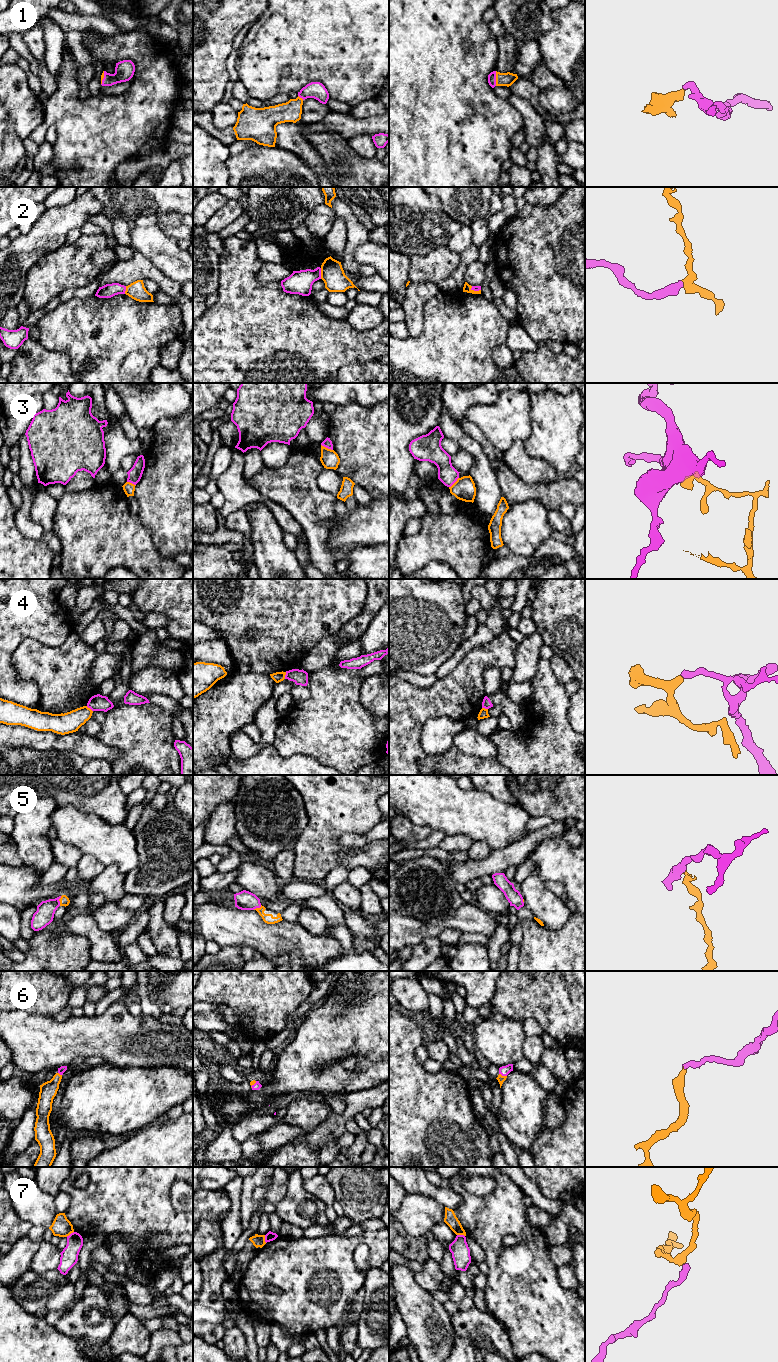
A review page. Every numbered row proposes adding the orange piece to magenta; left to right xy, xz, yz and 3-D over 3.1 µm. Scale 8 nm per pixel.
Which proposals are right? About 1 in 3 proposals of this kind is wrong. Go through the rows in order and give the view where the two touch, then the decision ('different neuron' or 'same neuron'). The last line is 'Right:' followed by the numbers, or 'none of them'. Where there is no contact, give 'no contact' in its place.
1: contact in yz; same neuron
2: contact in xz; different neuron
3: contact in xz; different neuron
4: contact in xz; different neuron
5: contact in xy; same neuron
6: contact in yz; same neuron
7: contact in xz; different neuron
Right: 1, 5, 6

